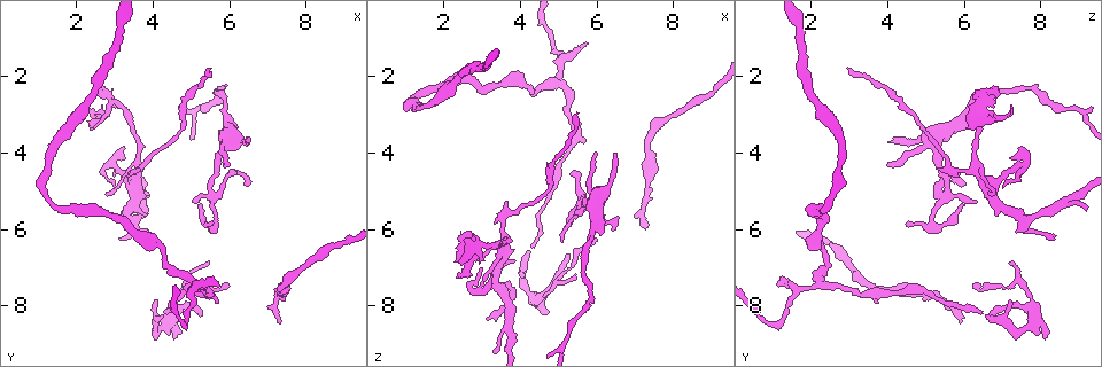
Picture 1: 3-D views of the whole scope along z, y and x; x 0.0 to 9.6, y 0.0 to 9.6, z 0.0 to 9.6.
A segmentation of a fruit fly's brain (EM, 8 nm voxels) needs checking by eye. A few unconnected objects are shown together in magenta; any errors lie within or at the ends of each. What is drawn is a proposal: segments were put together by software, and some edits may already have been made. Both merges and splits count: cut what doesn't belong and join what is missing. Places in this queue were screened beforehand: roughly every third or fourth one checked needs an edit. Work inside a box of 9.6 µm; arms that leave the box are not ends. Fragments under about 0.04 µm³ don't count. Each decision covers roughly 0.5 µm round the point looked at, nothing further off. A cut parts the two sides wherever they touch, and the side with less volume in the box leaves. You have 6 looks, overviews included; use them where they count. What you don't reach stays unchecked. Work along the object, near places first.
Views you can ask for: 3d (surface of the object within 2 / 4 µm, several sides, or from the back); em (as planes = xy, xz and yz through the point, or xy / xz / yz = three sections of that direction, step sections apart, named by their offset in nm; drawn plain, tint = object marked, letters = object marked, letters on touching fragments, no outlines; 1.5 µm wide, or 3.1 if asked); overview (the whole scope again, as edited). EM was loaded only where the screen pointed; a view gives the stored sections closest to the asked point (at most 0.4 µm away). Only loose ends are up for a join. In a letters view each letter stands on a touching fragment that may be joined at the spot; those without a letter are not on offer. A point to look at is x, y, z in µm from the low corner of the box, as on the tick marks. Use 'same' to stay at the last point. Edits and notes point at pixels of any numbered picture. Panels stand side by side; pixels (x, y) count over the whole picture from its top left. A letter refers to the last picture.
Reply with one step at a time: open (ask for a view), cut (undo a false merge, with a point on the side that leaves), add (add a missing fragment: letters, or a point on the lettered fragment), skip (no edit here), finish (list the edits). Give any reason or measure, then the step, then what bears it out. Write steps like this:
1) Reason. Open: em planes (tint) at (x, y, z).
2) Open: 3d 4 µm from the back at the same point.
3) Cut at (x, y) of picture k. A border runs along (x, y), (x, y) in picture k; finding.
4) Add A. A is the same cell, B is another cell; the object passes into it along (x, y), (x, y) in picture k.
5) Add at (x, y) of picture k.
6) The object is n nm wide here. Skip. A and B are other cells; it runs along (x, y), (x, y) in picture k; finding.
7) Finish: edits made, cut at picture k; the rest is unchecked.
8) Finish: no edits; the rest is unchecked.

Arms part here. Open: em planes (letters) at (5.05, 7.40, 2.15).

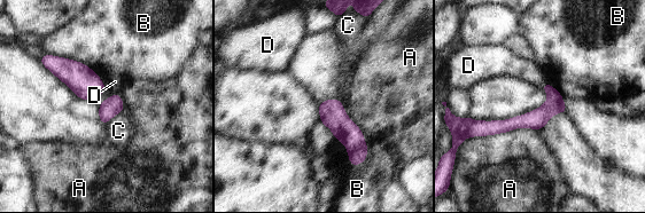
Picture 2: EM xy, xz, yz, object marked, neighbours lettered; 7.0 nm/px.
Cut at (536, 119) of picture 2. A, B, C and D are other cells; the part that leaves runs along (564, 110), (480, 127) in picture 2; a second cell is stuck on.

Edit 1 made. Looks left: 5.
See it whole again. Open: overview.

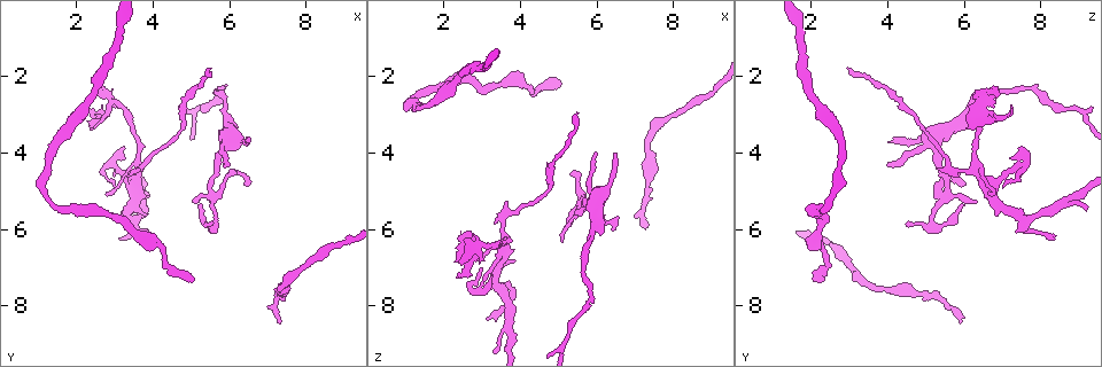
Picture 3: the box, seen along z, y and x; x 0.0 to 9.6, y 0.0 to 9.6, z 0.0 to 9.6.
Tapers out. Open: 3d 2 µm at (6.45, 4.80, 6.00).

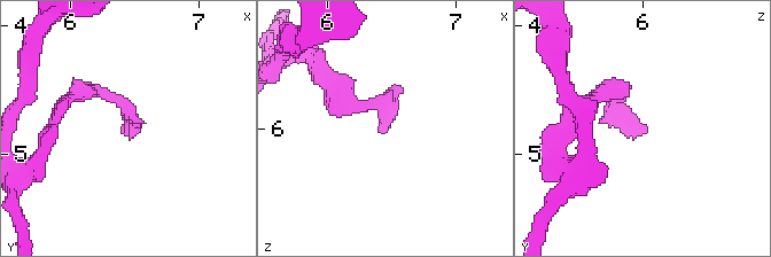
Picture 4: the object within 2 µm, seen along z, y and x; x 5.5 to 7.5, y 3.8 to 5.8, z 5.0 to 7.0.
Now the EM. Open: em xz step 4 (tint) at (6.40, 4.82, 6.04).

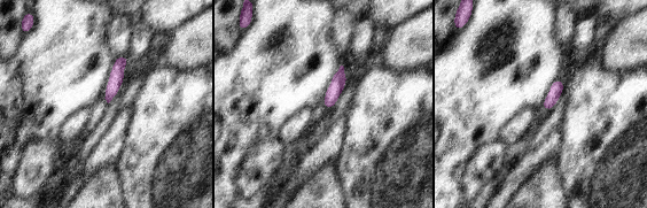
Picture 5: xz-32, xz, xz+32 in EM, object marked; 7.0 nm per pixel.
Cut it another way. Open: em planes (letters) at the same point.

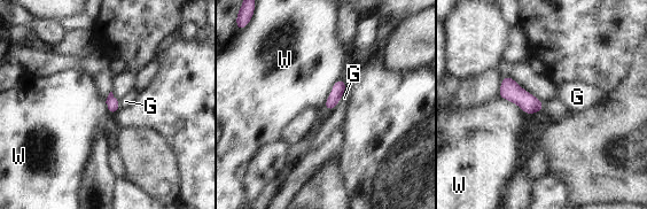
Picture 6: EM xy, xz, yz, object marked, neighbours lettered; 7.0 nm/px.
The object is 90 nm wide here. Skip. G and W are other cells; a border runs along (509, 100), (515, 105) in picture 6; no lettered fragment goes on from it.

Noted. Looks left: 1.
Finish: edits made, cut at picture 2; the rest is unchecked.

